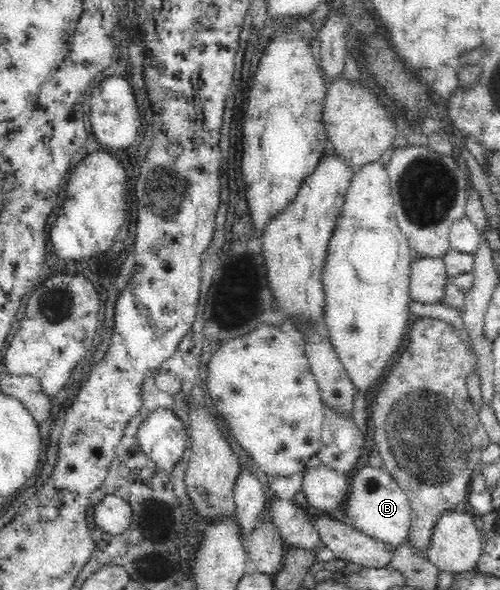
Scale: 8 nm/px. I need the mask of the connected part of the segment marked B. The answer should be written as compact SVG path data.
M368 465L350 477L349 491L344 512L351 525L385 545L388 551L398 550L408 537L412 512L409 497L396 480L383 468Z

